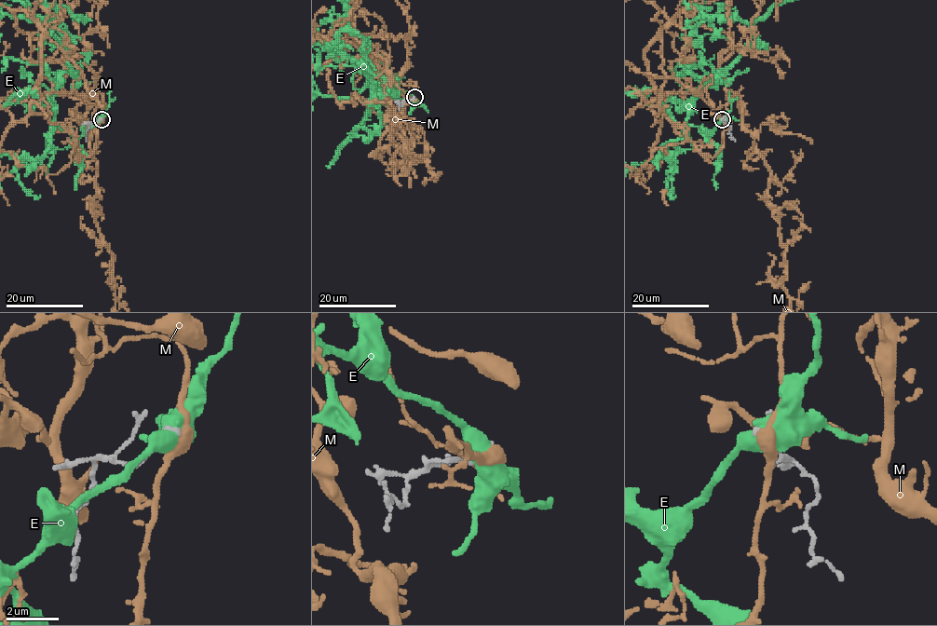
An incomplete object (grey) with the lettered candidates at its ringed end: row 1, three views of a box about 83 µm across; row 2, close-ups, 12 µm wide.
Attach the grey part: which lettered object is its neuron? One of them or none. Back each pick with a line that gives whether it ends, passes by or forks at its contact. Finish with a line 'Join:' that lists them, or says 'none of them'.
Join: none of them

